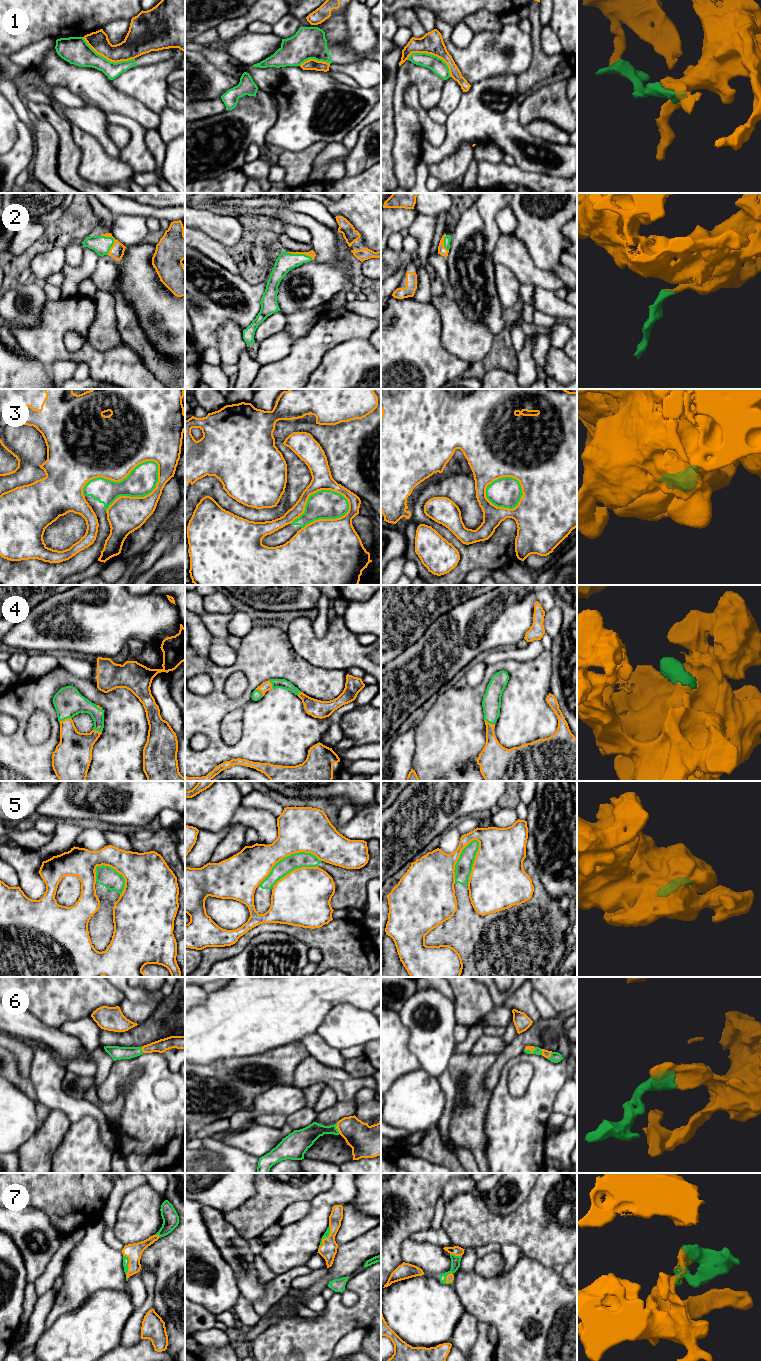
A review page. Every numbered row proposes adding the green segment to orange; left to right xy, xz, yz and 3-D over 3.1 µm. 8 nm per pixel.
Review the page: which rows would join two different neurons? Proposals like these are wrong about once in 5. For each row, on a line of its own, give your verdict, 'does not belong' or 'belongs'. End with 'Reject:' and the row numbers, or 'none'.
1: does not belong
2: belongs
3: does not belong
4: belongs
5: does not belong
6: belongs
7: belongs
Reject: 1, 3, 5

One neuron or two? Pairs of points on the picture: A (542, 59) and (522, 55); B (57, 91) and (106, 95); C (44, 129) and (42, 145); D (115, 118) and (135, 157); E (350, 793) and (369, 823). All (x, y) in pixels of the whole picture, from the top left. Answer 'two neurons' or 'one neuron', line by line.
A: two neurons
B: two neurons
C: one neuron
D: one neuron
E: two neurons

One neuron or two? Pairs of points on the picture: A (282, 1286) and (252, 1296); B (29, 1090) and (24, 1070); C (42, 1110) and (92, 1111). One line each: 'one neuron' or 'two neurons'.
A: two neurons
B: two neurons
C: two neurons

